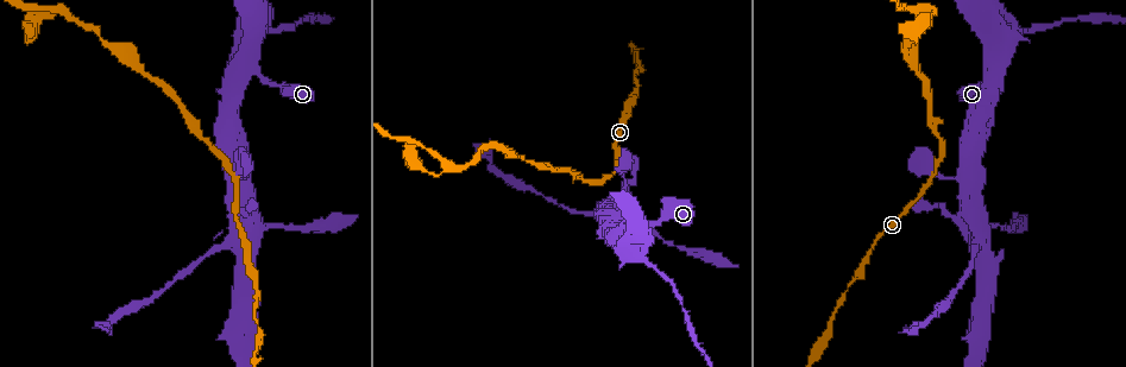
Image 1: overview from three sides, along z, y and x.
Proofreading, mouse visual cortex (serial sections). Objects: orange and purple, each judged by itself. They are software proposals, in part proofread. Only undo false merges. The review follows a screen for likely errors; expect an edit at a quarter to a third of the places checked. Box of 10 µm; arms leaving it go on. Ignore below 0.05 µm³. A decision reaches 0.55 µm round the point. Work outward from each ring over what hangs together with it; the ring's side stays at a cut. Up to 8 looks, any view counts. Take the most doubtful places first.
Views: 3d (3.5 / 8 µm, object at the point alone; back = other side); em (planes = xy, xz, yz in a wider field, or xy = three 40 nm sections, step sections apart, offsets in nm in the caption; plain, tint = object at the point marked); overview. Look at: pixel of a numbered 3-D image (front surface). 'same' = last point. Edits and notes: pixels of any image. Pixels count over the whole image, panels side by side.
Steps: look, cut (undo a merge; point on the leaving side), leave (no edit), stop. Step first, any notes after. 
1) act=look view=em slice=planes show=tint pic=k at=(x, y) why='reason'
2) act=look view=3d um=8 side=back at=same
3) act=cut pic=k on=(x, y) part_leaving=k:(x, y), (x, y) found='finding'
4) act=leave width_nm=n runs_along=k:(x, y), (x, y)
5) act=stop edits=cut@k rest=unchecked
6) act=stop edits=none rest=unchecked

act=look view=3d um=3.5 side=back pic=1 at=(642, 257) why='abrupt turn'

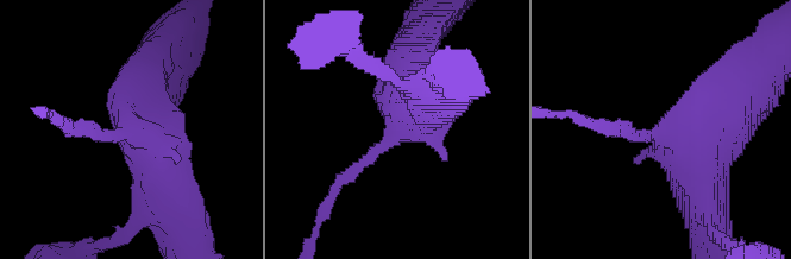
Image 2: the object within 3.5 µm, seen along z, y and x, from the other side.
act=look view=em slice=planes show=tint pic=2 at=(661, 132)

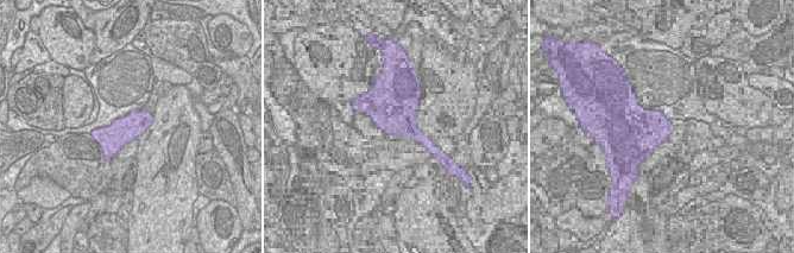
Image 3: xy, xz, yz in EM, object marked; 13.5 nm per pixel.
act=leave runs_along=2:(428, 89), (421, 114), (337, 184) found='continuous, no second cell'

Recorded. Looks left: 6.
act=look view=3d um=8 pic=1 at=(450, 166) why='a fork'

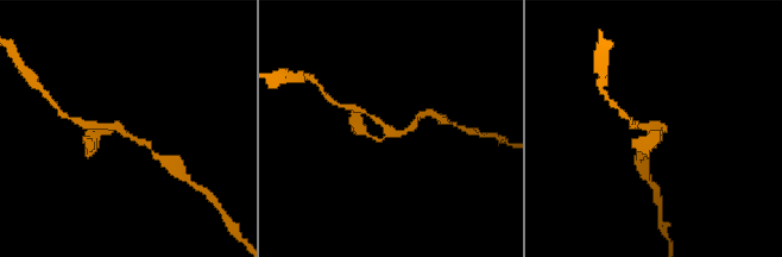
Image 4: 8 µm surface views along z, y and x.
act=look view=em slice=planes show=tint at=same arms=3 arm_widths_nm=150,150,200

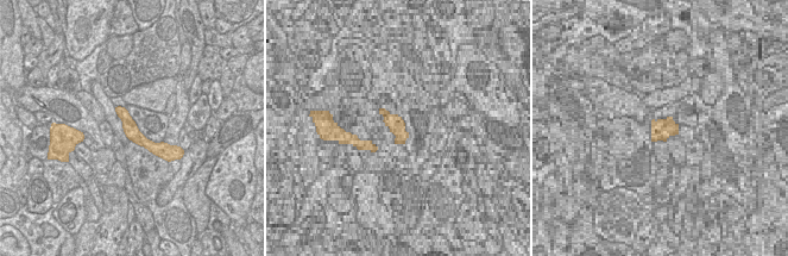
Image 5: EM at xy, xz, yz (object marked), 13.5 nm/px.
act=leave runs_along=5:(119, 110), (130, 128), (162, 153) found='one cell here'

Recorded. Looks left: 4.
act=look view=3d um=8 pic=1 at=(976, 242) why='thin arm on a thick one'

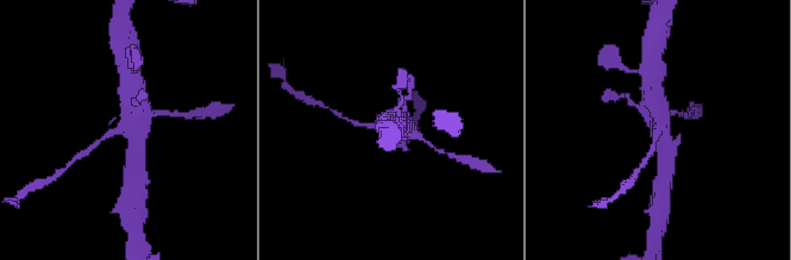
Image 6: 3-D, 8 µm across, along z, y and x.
act=look view=em slice=xy step=3 show=tint at=same arms=3 arm_widths_nm=150,500,600 why='need the tissue'

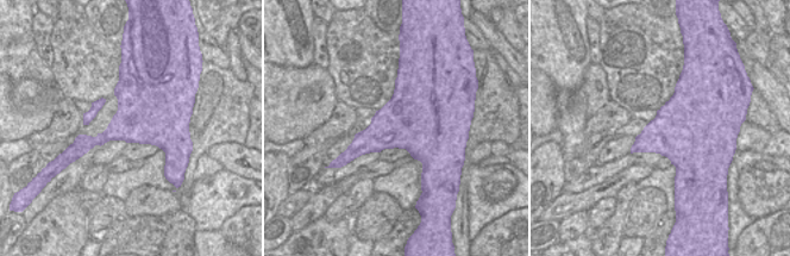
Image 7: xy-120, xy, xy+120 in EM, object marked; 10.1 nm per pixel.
act=leave width_nm=700 runs_along=6:(137, 106), (132, 122), (88, 150) found='continuous, no second cell'

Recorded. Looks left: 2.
act=stop edits=none rest=unchecked

